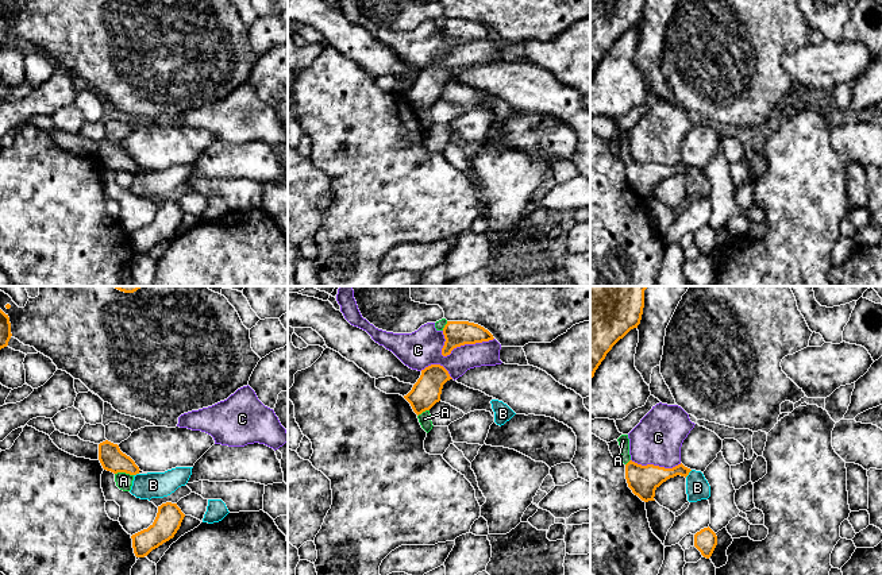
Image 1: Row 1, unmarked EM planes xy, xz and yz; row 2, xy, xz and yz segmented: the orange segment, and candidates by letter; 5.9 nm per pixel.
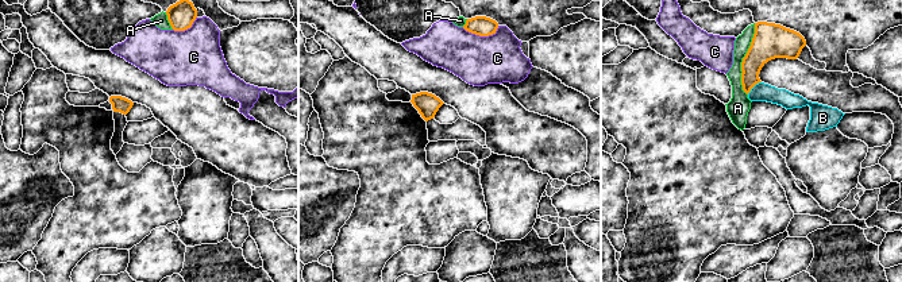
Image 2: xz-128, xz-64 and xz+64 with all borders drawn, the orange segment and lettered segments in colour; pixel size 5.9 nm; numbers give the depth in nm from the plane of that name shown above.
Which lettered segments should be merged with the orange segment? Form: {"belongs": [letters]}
{"belongs": []}

